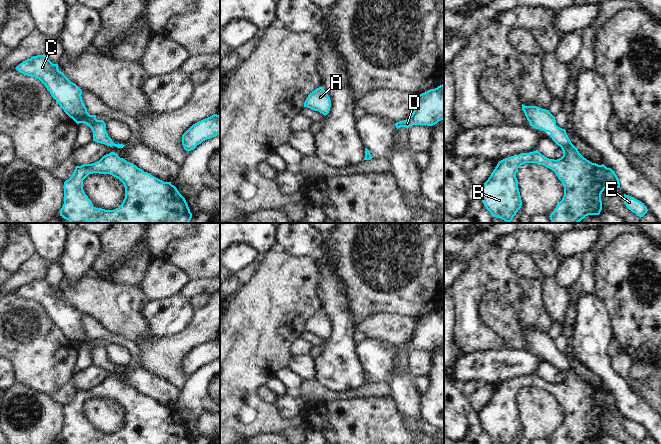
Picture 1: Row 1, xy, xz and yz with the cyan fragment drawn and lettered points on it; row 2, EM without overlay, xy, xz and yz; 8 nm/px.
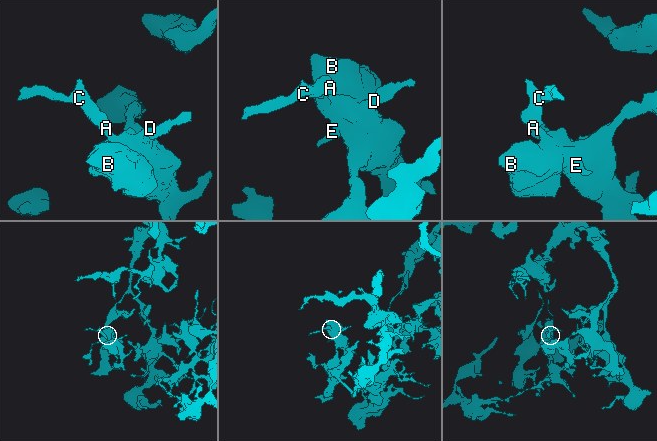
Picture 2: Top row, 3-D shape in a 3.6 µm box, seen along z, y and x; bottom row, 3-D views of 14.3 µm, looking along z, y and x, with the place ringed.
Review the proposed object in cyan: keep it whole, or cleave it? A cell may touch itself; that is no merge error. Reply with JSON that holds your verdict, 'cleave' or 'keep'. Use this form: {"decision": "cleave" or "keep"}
{"decision": "keep"}

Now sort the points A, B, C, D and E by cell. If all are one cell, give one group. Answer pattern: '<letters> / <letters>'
A B C D E

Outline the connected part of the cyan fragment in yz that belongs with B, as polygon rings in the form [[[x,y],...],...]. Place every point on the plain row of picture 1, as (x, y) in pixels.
[[[523,328],[522,334],[530,350],[550,357],[552,364],[561,371],[563,380],[557,384],[549,383],[536,374],[499,385],[488,404],[479,413],[486,433],[493,441],[498,441],[502,444],[512,444],[522,430],[518,404],[516,402],[518,392],[525,387],[537,387],[554,395],[564,410],[564,420],[550,438],[550,444],[582,444],[588,439],[599,439],[602,434],[601,418],[604,413],[606,411],[620,412],[619,403],[615,396],[604,388],[598,389],[584,382],[571,367],[566,354],[556,349],[555,341],[549,334]]]

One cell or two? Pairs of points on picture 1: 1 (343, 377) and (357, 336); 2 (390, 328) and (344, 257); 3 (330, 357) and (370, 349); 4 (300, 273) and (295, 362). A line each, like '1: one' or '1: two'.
1: two
2: two
3: two
4: two

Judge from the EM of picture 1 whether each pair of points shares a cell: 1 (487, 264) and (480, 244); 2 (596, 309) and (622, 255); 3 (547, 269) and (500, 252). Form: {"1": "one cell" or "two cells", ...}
{"1": "two cells", "2": "two cells", "3": "one cell"}

